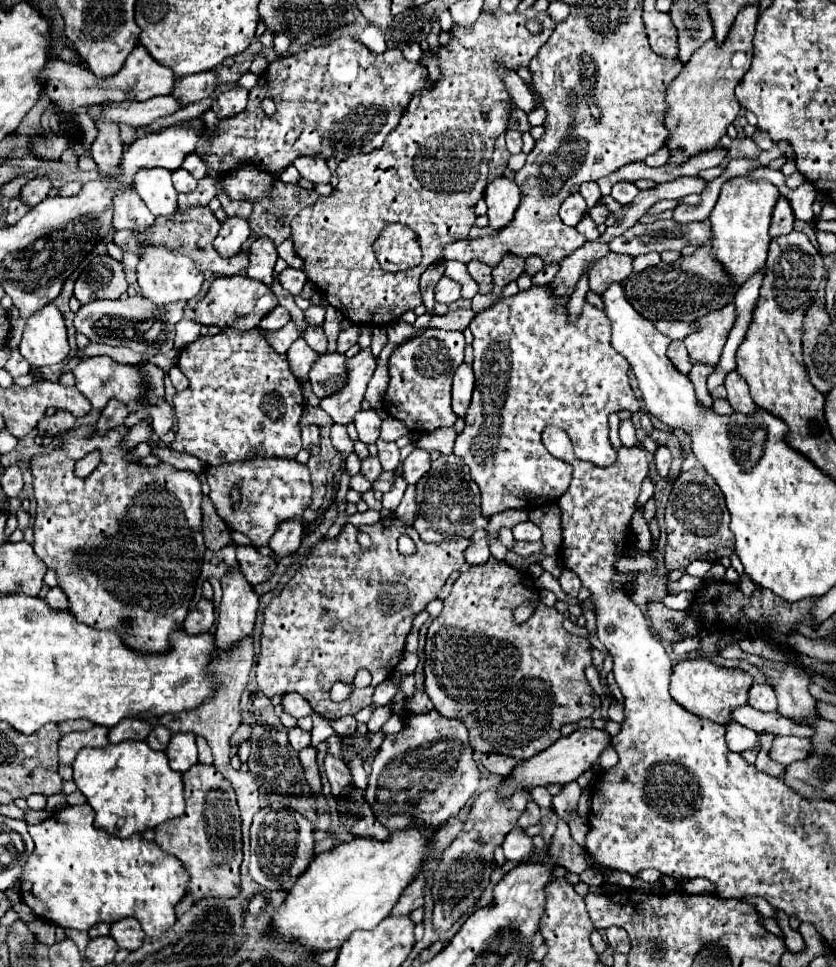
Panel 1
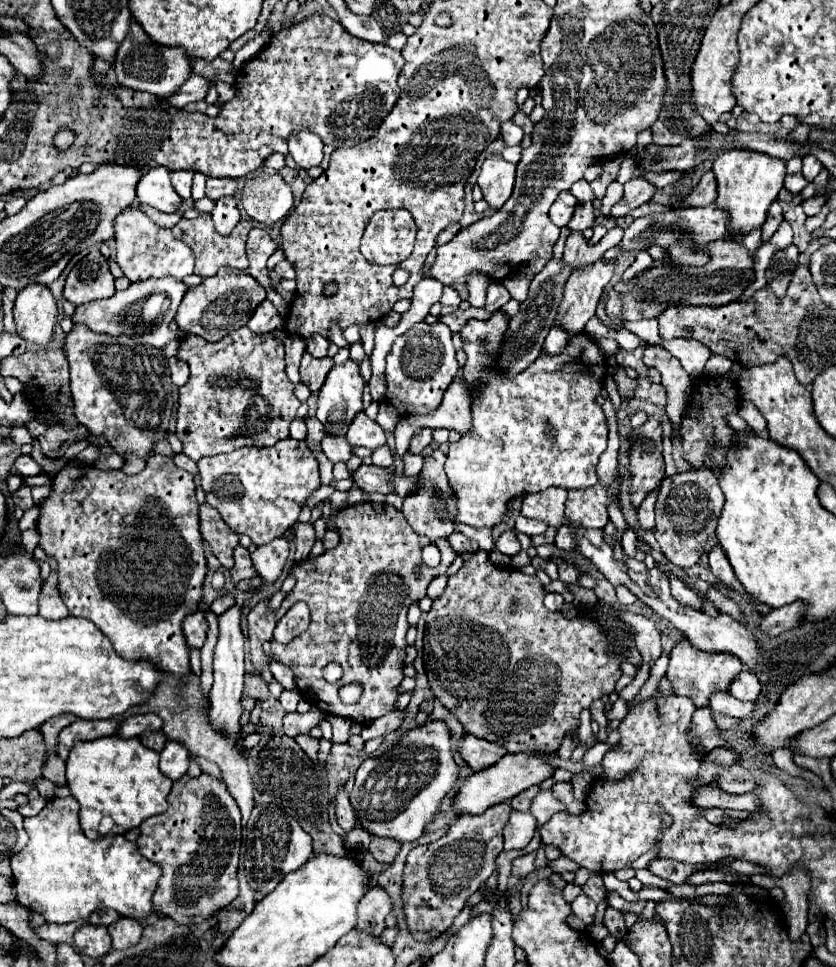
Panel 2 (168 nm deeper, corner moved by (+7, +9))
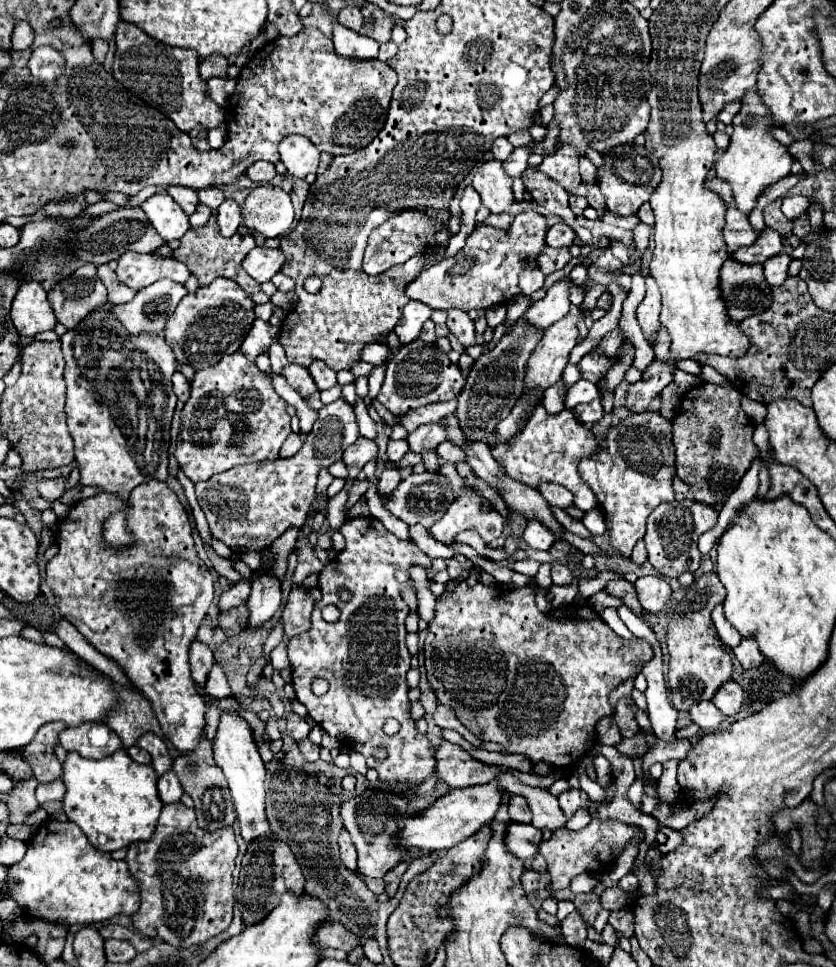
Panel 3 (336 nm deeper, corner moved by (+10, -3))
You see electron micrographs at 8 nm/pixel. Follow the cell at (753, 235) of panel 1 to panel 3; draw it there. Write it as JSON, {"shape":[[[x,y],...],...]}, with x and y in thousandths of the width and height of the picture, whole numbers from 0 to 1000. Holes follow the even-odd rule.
{"shape":[[[904,89],[892,95],[888,103],[888,112],[876,124],[876,130],[878,130],[878,139],[873,143],[871,155],[856,168],[856,182],[873,188],[883,217],[897,221],[904,213],[904,205],[909,203],[909,199],[923,188],[945,180],[945,172],[950,163],[945,161],[943,153],[921,139],[921,132],[926,132],[928,126],[919,124],[919,112],[914,112],[914,105],[909,103],[909,95],[904,95]]]}

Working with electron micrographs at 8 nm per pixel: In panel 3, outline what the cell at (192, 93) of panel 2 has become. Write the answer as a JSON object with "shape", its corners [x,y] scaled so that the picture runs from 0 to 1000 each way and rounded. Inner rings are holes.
{"shape":[[[254,81],[249,83],[249,99],[254,99],[254,103],[261,108],[261,110],[270,110],[270,103],[273,99],[278,99],[282,91],[282,81]]]}

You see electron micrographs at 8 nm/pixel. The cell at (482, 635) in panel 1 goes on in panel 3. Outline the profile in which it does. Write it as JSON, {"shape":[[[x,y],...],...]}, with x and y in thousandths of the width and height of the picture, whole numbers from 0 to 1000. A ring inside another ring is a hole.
{"shape":[[[550,602],[545,606],[545,610],[541,614],[529,614],[529,618],[524,618],[522,623],[522,639],[519,643],[512,647],[512,658],[510,658],[510,666],[507,666],[507,678],[510,678],[510,697],[512,697],[512,705],[519,711],[524,726],[529,726],[531,730],[538,730],[545,734],[548,745],[562,755],[567,757],[574,765],[579,767],[596,767],[600,771],[605,771],[612,780],[624,780],[629,784],[634,784],[636,788],[656,788],[663,794],[682,794],[684,790],[694,790],[696,782],[711,771],[711,753],[715,749],[718,743],[734,738],[734,730],[727,726],[727,720],[734,711],[739,711],[744,705],[749,705],[751,701],[761,699],[768,695],[768,691],[782,680],[782,672],[778,670],[778,666],[768,660],[756,658],[754,662],[737,658],[737,654],[732,654],[720,641],[718,637],[711,633],[708,627],[691,627],[691,625],[682,625],[677,629],[667,629],[667,631],[658,631],[656,635],[646,633],[641,627],[641,606],[632,604],[624,608],[603,608],[603,606],[581,606],[577,602],[560,606],[557,602]]]}

